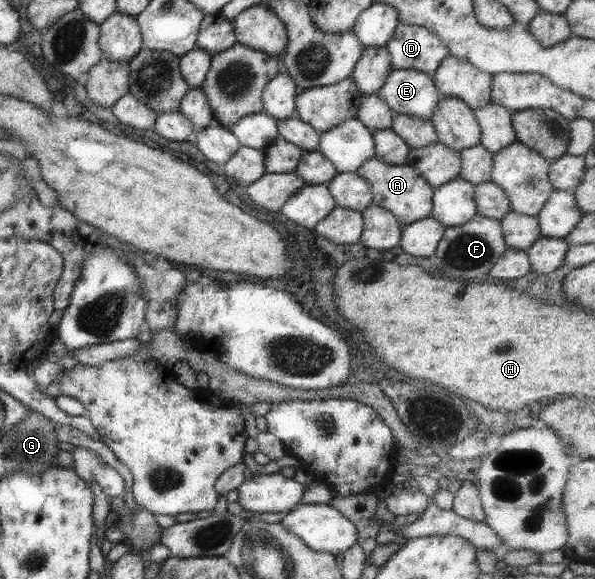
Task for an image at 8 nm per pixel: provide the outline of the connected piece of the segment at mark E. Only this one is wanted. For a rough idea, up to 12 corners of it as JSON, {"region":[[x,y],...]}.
{"region":[[391,70],[376,95],[395,114],[428,120],[440,93],[430,75]]}

